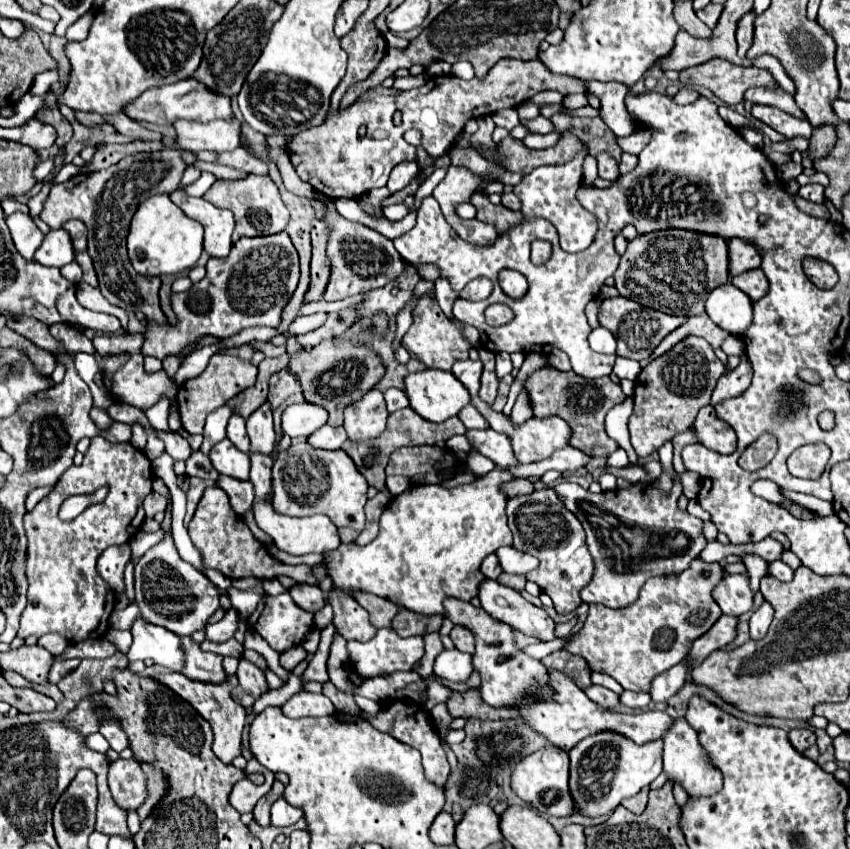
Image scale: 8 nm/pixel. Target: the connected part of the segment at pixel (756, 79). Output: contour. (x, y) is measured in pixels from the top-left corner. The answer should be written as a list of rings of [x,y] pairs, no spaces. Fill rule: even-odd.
[[[713,58],[711,62],[687,68],[681,72],[679,82],[683,86],[687,84],[699,84],[709,88],[719,100],[733,106],[743,102],[743,94],[751,86],[771,86],[773,78],[769,72],[759,68],[741,68],[727,60]]]

